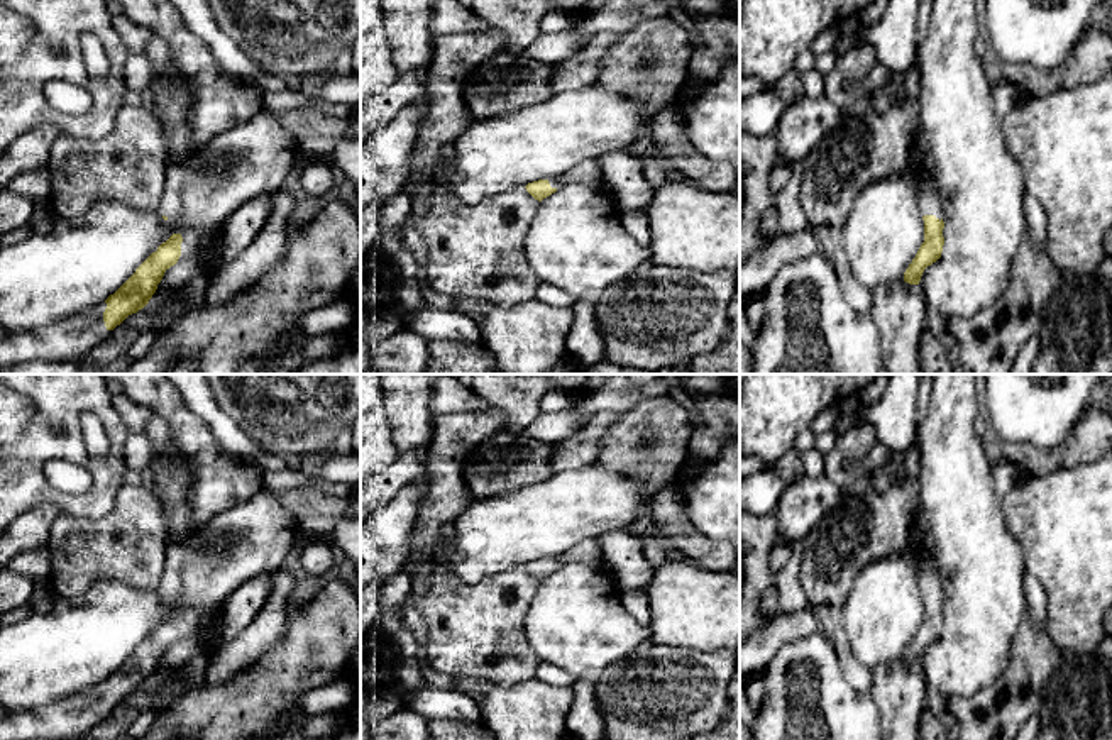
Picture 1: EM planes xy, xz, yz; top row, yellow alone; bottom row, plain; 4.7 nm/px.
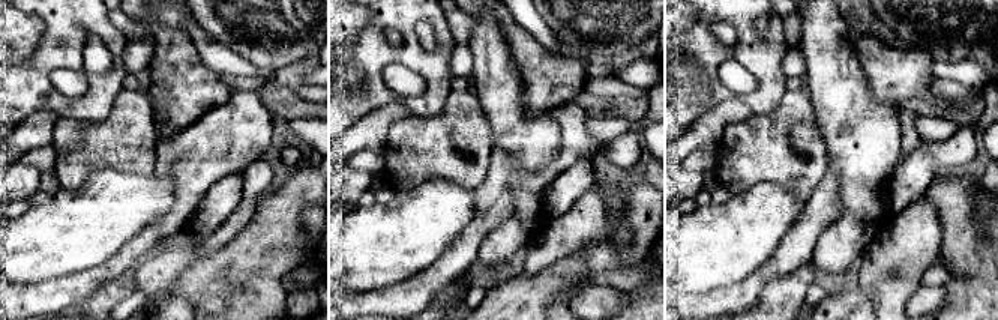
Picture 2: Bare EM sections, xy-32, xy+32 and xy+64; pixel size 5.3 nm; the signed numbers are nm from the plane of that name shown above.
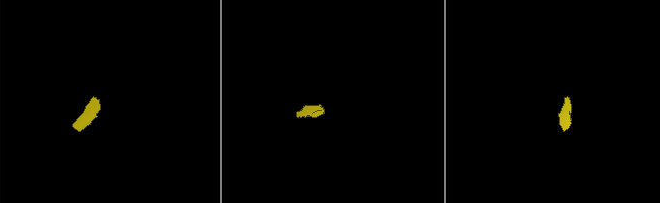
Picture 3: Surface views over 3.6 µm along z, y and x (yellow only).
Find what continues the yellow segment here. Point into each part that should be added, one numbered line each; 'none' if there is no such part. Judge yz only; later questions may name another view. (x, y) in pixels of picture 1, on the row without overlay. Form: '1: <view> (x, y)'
1: yz (924, 568)

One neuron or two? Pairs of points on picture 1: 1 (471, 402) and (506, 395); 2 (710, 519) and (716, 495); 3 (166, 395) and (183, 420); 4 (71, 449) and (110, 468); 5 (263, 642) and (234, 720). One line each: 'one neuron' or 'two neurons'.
1: two neurons
2: one neuron
3: one neuron
4: one neuron
5: two neurons

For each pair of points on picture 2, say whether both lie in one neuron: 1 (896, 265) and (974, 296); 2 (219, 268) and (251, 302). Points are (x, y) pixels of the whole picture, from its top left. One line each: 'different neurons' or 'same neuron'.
1: different neurons
2: same neuron

